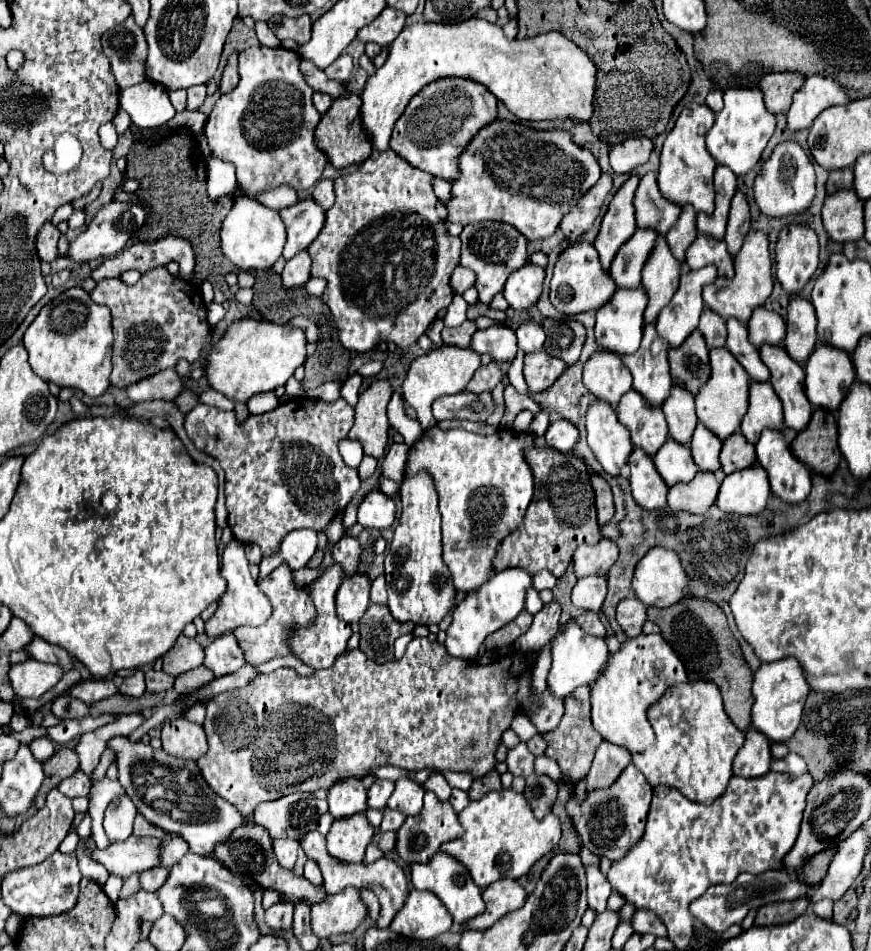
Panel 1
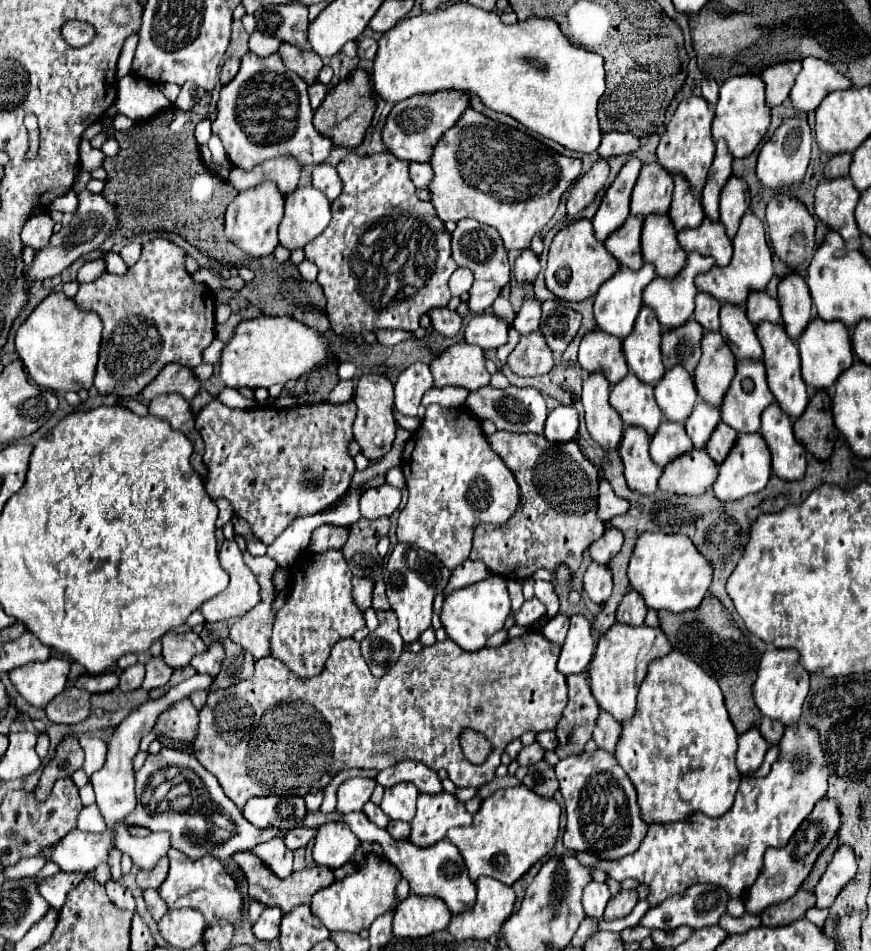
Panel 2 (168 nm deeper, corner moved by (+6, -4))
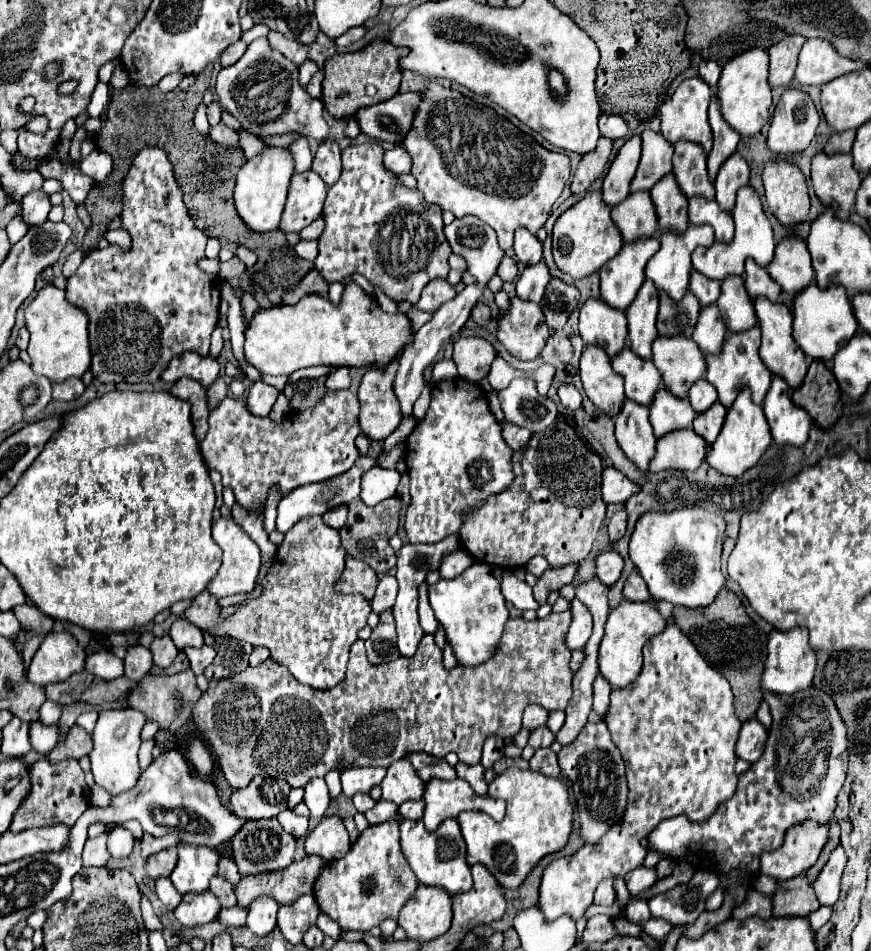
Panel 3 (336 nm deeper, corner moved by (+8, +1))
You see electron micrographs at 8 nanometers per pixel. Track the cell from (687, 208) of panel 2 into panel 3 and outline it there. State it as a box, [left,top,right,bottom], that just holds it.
[673,142,715,200]

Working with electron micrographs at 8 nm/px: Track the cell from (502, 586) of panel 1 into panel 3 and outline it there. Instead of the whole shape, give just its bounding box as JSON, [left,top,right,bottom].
[429,562,509,666]

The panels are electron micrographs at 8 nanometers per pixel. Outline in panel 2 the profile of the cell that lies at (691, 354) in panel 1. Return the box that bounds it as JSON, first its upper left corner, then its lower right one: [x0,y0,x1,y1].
[661,319,703,371]

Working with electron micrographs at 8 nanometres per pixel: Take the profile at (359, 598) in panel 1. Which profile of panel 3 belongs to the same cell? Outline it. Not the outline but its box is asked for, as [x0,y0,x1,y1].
[337,556,377,600]

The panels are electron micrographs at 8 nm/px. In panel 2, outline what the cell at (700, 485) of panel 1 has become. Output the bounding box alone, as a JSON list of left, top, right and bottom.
[659,447,717,495]

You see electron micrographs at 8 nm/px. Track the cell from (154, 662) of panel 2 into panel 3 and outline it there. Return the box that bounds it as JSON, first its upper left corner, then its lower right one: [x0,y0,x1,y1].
[151,636,177,668]

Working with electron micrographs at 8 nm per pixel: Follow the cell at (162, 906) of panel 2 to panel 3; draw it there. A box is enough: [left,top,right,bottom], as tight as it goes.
[155,878,181,910]

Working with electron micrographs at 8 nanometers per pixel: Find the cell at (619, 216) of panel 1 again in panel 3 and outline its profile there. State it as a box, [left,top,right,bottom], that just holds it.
[601,134,641,208]

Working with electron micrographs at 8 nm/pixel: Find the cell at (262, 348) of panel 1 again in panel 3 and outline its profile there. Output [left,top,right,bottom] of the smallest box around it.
[243,282,411,376]

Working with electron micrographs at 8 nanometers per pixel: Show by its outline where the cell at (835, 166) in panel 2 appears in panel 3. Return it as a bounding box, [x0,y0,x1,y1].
[825,130,855,156]

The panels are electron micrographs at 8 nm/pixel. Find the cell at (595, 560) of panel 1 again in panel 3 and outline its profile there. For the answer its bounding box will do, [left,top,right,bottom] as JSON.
[609,510,627,542]

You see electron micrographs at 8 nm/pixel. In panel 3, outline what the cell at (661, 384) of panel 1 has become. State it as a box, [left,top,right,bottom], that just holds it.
[625,280,659,360]

